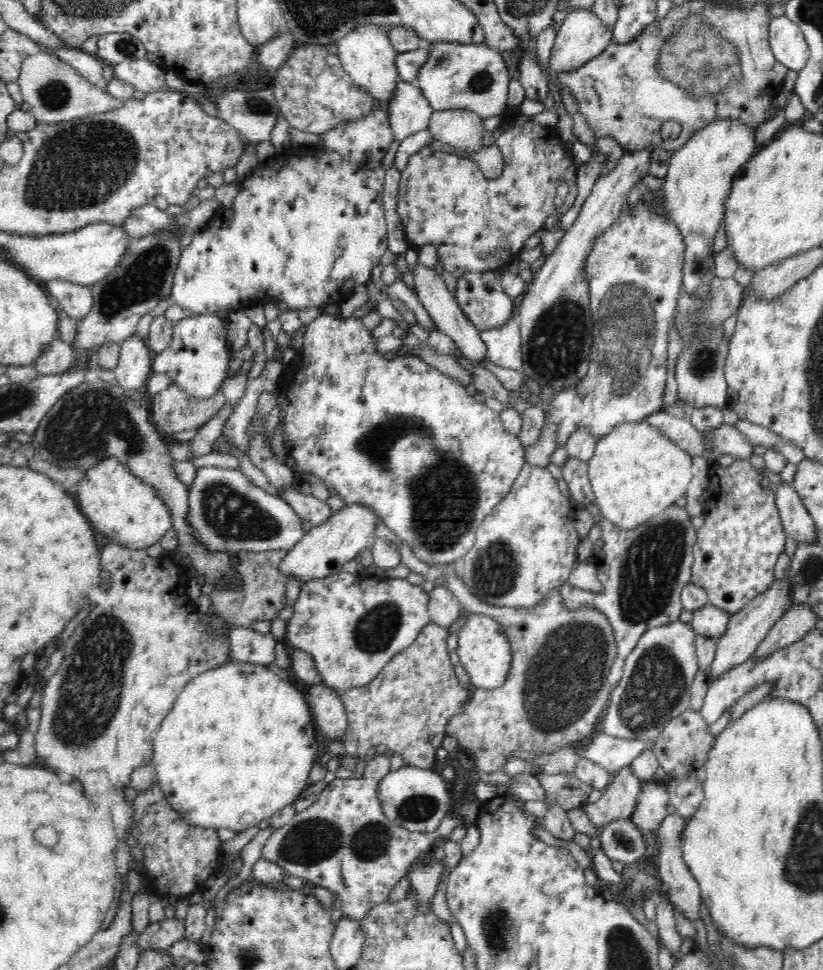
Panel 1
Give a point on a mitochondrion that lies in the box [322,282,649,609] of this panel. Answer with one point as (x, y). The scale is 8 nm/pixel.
(445, 496)

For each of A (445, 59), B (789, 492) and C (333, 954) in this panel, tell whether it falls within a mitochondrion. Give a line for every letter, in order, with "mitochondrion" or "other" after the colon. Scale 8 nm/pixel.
A: mitochondrion
B: other
C: other

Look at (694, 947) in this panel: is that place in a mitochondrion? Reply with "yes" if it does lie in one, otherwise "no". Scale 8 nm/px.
no

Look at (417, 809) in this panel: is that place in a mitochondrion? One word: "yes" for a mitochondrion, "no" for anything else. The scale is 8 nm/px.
yes

